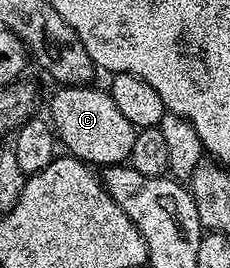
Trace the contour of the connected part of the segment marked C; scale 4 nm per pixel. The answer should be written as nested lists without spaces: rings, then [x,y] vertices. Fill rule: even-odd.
[[[60,85],[51,98],[49,121],[55,128],[62,149],[70,157],[79,158],[95,168],[117,166],[130,159],[137,128],[121,116],[121,108],[113,104],[110,93],[106,89],[98,90],[96,86]]]

